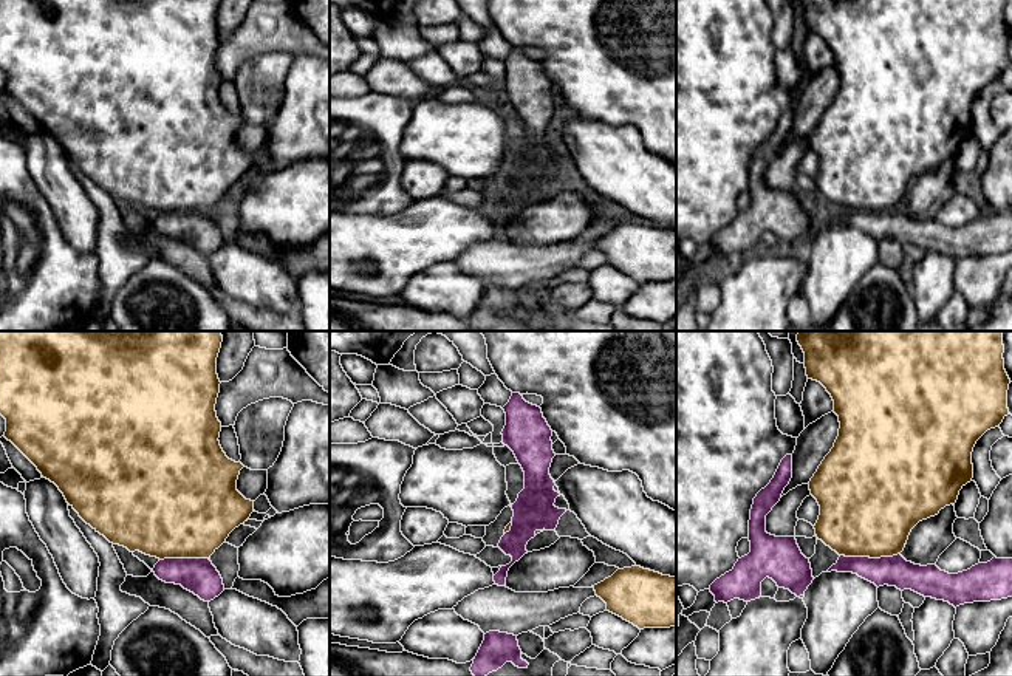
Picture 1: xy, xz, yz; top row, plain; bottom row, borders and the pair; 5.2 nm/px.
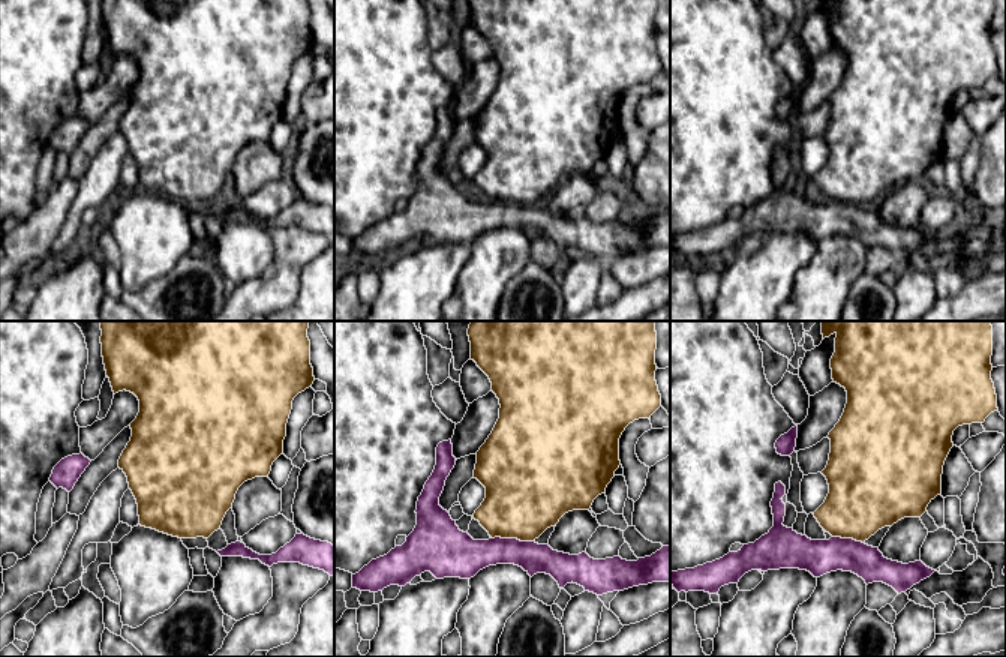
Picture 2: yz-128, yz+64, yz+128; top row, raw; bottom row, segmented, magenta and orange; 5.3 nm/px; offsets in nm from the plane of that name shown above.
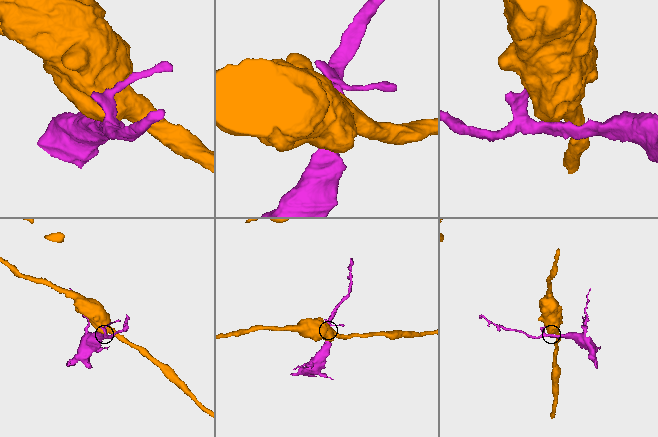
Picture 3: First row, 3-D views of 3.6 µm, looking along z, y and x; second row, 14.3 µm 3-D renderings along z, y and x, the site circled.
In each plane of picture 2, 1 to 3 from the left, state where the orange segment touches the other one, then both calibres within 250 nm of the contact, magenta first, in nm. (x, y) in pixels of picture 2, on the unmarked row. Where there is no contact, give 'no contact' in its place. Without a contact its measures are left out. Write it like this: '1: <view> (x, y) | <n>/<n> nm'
1: no contact
2: yz+64 (513, 203) | 180/440 nm
3: yz+128 (847, 203) | 190/380 nm

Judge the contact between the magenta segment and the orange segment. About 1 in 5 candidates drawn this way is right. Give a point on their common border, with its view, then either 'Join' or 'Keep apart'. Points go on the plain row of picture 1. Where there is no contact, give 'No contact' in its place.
Touches magenta at yz (868, 211). Keep apart

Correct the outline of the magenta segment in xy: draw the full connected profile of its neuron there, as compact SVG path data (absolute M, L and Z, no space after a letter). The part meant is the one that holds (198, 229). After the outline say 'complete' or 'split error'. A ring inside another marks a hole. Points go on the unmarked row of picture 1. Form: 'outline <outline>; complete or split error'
outline M164 212L152 224L159 234L181 238L204 255L224 244L223 232L209 212Z; complete

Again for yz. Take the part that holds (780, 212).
outline M786 108L771 136L754 152L749 173L750 206L733 223L710 238L715 255L740 252L755 254L761 249L761 235L769 230L778 241L803 249L812 237L812 223L795 190L775 190L766 186L766 169L780 155L792 131L792 108Z; complete

